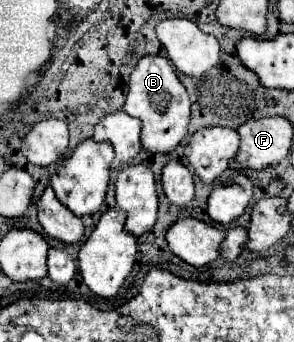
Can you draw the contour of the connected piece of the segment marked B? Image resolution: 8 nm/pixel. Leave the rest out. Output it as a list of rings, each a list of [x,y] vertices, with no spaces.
[[[146,55],[136,63],[128,81],[124,111],[142,121],[140,139],[148,153],[170,153],[184,139],[190,119],[190,99],[166,57]]]

